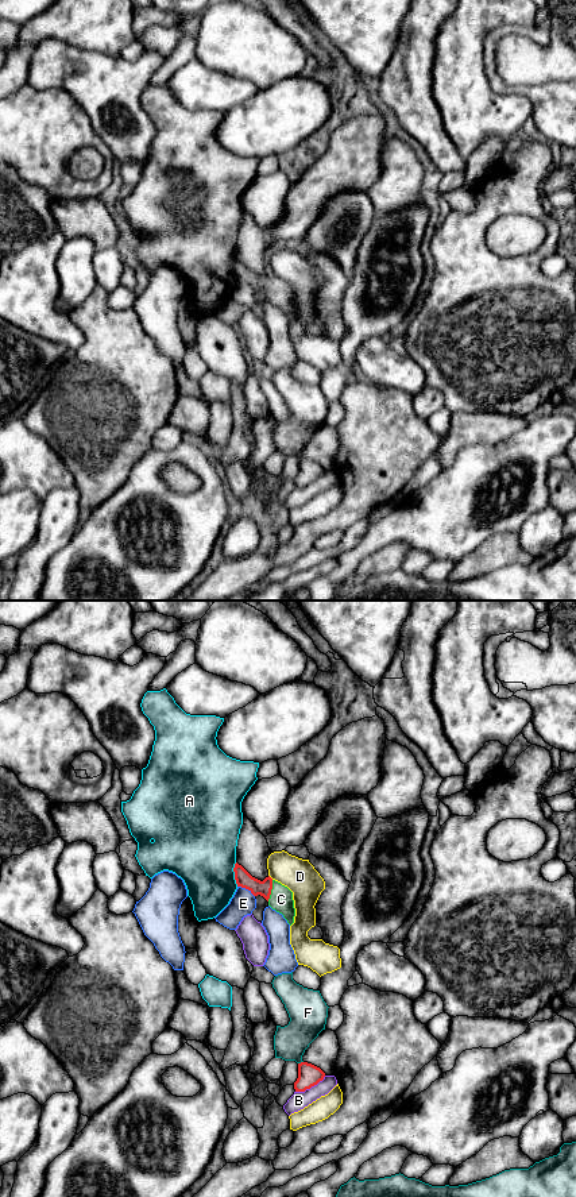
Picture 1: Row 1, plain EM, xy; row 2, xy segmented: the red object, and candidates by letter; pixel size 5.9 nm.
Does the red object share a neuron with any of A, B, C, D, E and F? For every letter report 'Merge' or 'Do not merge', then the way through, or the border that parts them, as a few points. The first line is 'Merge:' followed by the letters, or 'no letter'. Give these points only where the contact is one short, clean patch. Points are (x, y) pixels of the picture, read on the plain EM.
Merge: C
A: Do not merge
B: Do not merge
C: Merge. Path across: xy (243, 274), (270, 286), (281, 294)
D: Do not merge
E: Do not merge
F: Do not merge

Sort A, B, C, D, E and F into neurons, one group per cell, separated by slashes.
A / B / C / D / E / F

